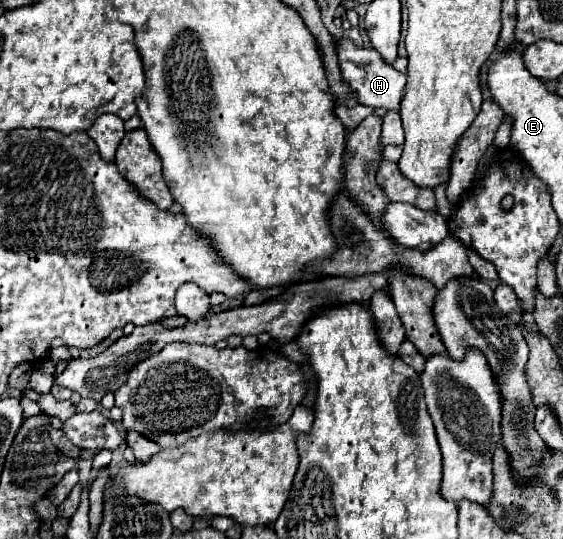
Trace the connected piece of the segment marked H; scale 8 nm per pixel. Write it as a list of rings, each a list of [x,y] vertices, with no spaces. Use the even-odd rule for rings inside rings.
[[[337,41],[337,53],[339,53],[339,61],[341,61],[339,67],[343,73],[343,79],[349,81],[353,91],[357,91],[361,105],[369,105],[369,107],[385,109],[385,111],[399,111],[403,89],[407,85],[405,73],[387,65],[379,53],[373,53],[373,49],[357,47],[351,41]]]

